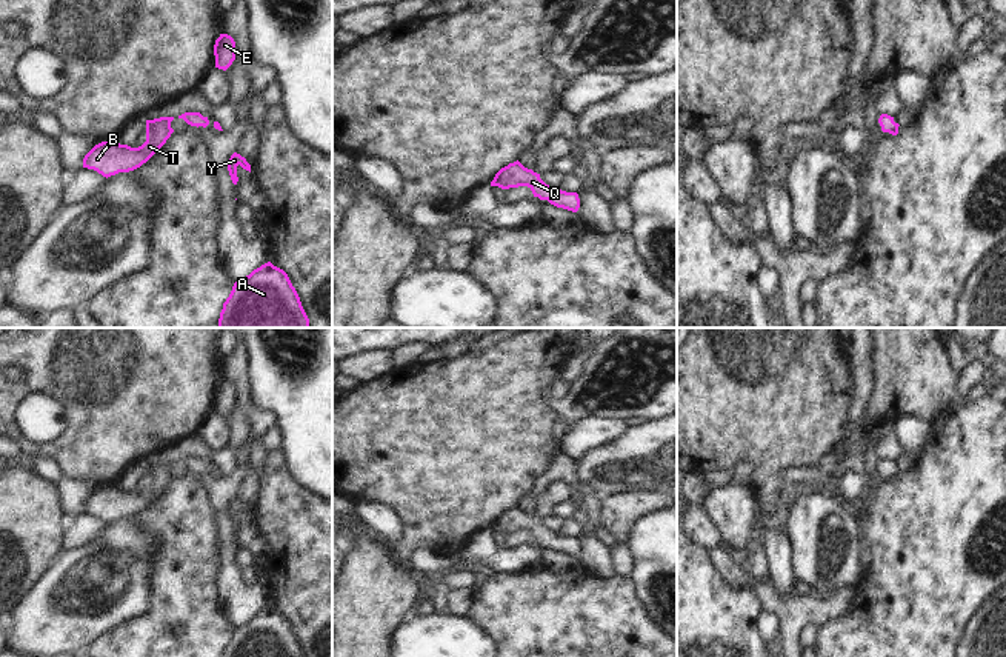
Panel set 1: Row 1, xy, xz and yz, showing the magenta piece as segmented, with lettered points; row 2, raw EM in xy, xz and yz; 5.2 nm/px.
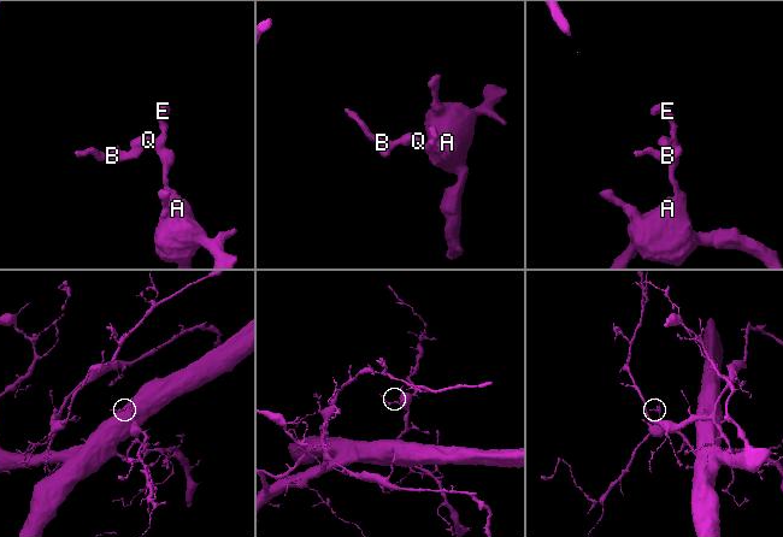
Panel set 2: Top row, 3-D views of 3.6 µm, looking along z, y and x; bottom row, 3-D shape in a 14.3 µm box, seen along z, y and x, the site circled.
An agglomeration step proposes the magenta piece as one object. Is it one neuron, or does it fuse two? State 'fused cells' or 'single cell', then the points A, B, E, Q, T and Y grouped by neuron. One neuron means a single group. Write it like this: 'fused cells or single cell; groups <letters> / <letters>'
single cell; groups A B E Q T Y

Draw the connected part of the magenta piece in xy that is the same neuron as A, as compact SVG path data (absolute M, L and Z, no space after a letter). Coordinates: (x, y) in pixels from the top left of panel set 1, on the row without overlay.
M271 606L234 628L222 657L305 657L288 619Z

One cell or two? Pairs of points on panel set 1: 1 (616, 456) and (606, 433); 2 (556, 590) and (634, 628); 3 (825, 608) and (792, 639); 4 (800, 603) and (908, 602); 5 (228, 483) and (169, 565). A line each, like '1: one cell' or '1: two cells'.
1: two cells
2: one cell
3: one cell
4: two cells
5: two cells

